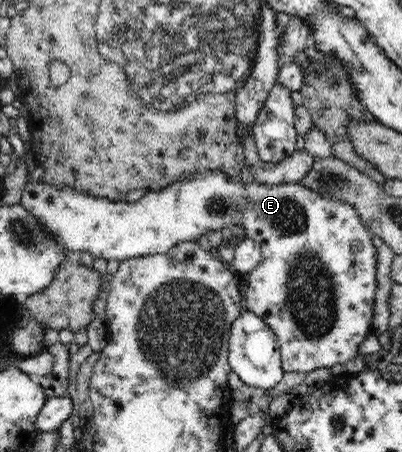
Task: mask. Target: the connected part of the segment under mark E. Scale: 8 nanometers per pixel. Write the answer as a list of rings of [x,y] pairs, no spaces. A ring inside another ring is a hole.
[[[32,158],[25,159],[28,176],[24,191],[21,196],[20,204],[24,208],[31,209],[36,217],[43,223],[43,228],[51,233],[51,236],[58,238],[63,243],[63,248],[67,248],[67,252],[90,252],[93,258],[105,258],[106,260],[123,261],[130,258],[143,257],[146,255],[155,255],[156,253],[165,253],[168,249],[178,246],[180,243],[188,241],[198,242],[198,238],[202,234],[208,234],[208,230],[222,230],[224,226],[232,226],[232,224],[242,224],[248,239],[252,239],[258,247],[260,247],[262,260],[260,264],[251,270],[245,276],[246,284],[242,286],[244,298],[244,310],[253,312],[259,316],[266,324],[275,332],[277,336],[277,344],[281,352],[281,367],[284,372],[312,372],[317,368],[331,368],[334,364],[342,364],[348,362],[358,355],[358,348],[363,340],[366,340],[370,334],[370,324],[372,324],[374,308],[374,292],[377,289],[376,281],[376,257],[377,252],[372,244],[372,238],[368,234],[368,230],[364,228],[364,223],[356,214],[356,211],[349,204],[342,204],[337,200],[332,200],[327,194],[322,196],[313,190],[308,190],[305,186],[297,182],[288,182],[288,184],[262,184],[254,180],[250,186],[242,186],[240,182],[230,182],[232,176],[228,176],[226,172],[219,170],[206,170],[206,172],[192,172],[185,180],[173,181],[168,184],[168,188],[160,190],[160,192],[150,192],[139,200],[128,203],[126,200],[120,202],[112,202],[111,200],[88,195],[72,189],[70,187],[54,187],[38,179],[32,179],[31,173],[35,168],[35,162]]]

